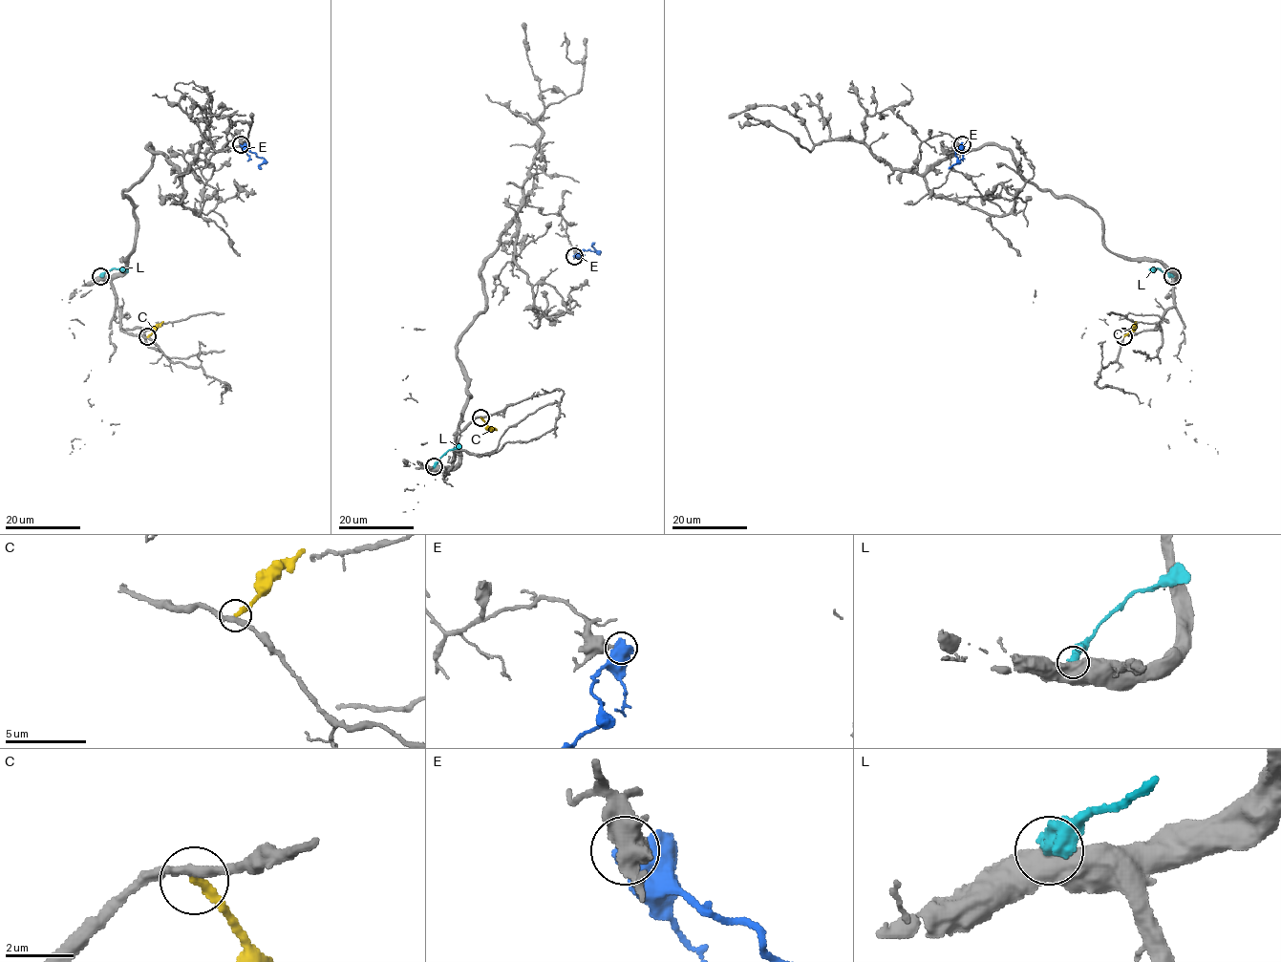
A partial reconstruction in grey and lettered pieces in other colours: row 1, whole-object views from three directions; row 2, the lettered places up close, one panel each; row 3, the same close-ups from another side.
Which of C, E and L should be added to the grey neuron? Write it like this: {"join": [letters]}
{"join": []}

